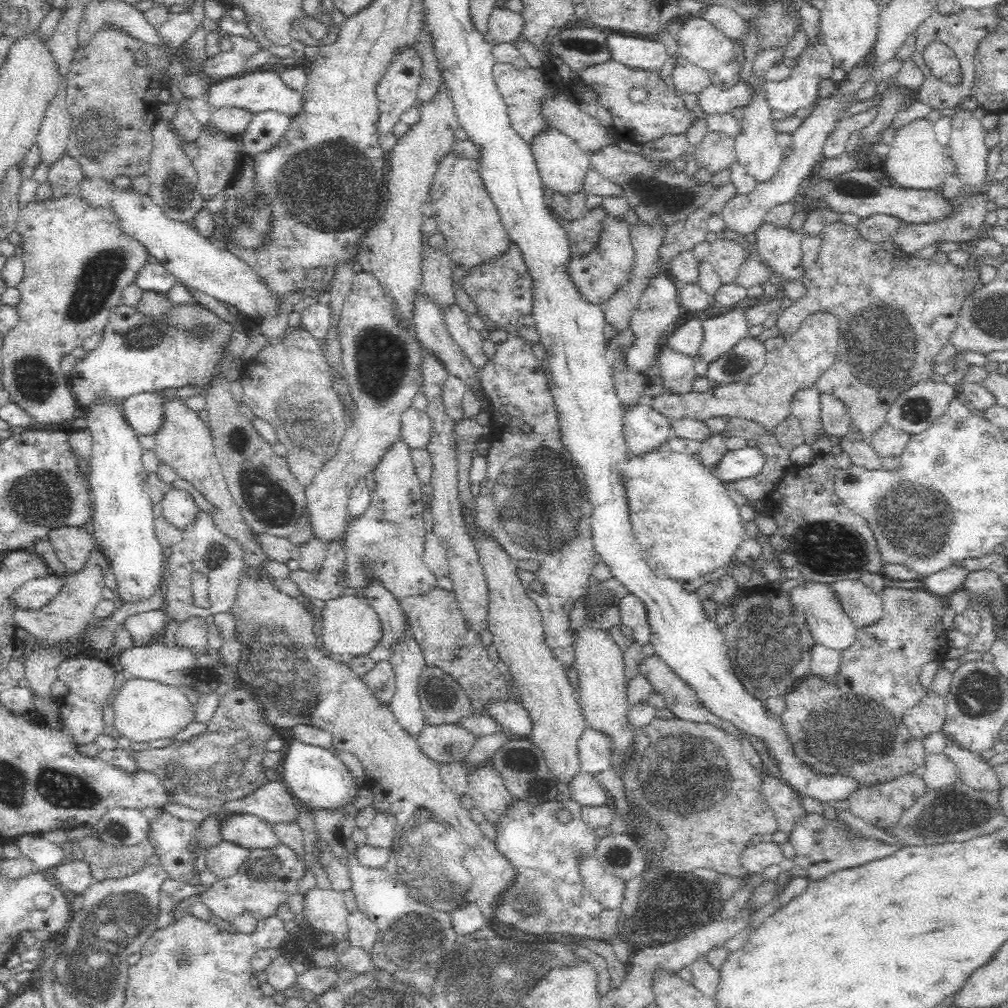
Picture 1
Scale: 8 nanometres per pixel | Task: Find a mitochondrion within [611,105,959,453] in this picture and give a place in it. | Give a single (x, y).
(881, 344)

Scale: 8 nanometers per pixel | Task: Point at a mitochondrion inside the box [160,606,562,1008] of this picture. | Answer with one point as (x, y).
(416, 943)

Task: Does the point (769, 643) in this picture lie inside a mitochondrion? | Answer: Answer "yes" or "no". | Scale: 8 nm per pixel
yes

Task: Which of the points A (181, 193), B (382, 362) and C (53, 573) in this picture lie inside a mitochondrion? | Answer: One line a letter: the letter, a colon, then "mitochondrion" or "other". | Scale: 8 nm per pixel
A: mitochondrion
B: mitochondrion
C: other

